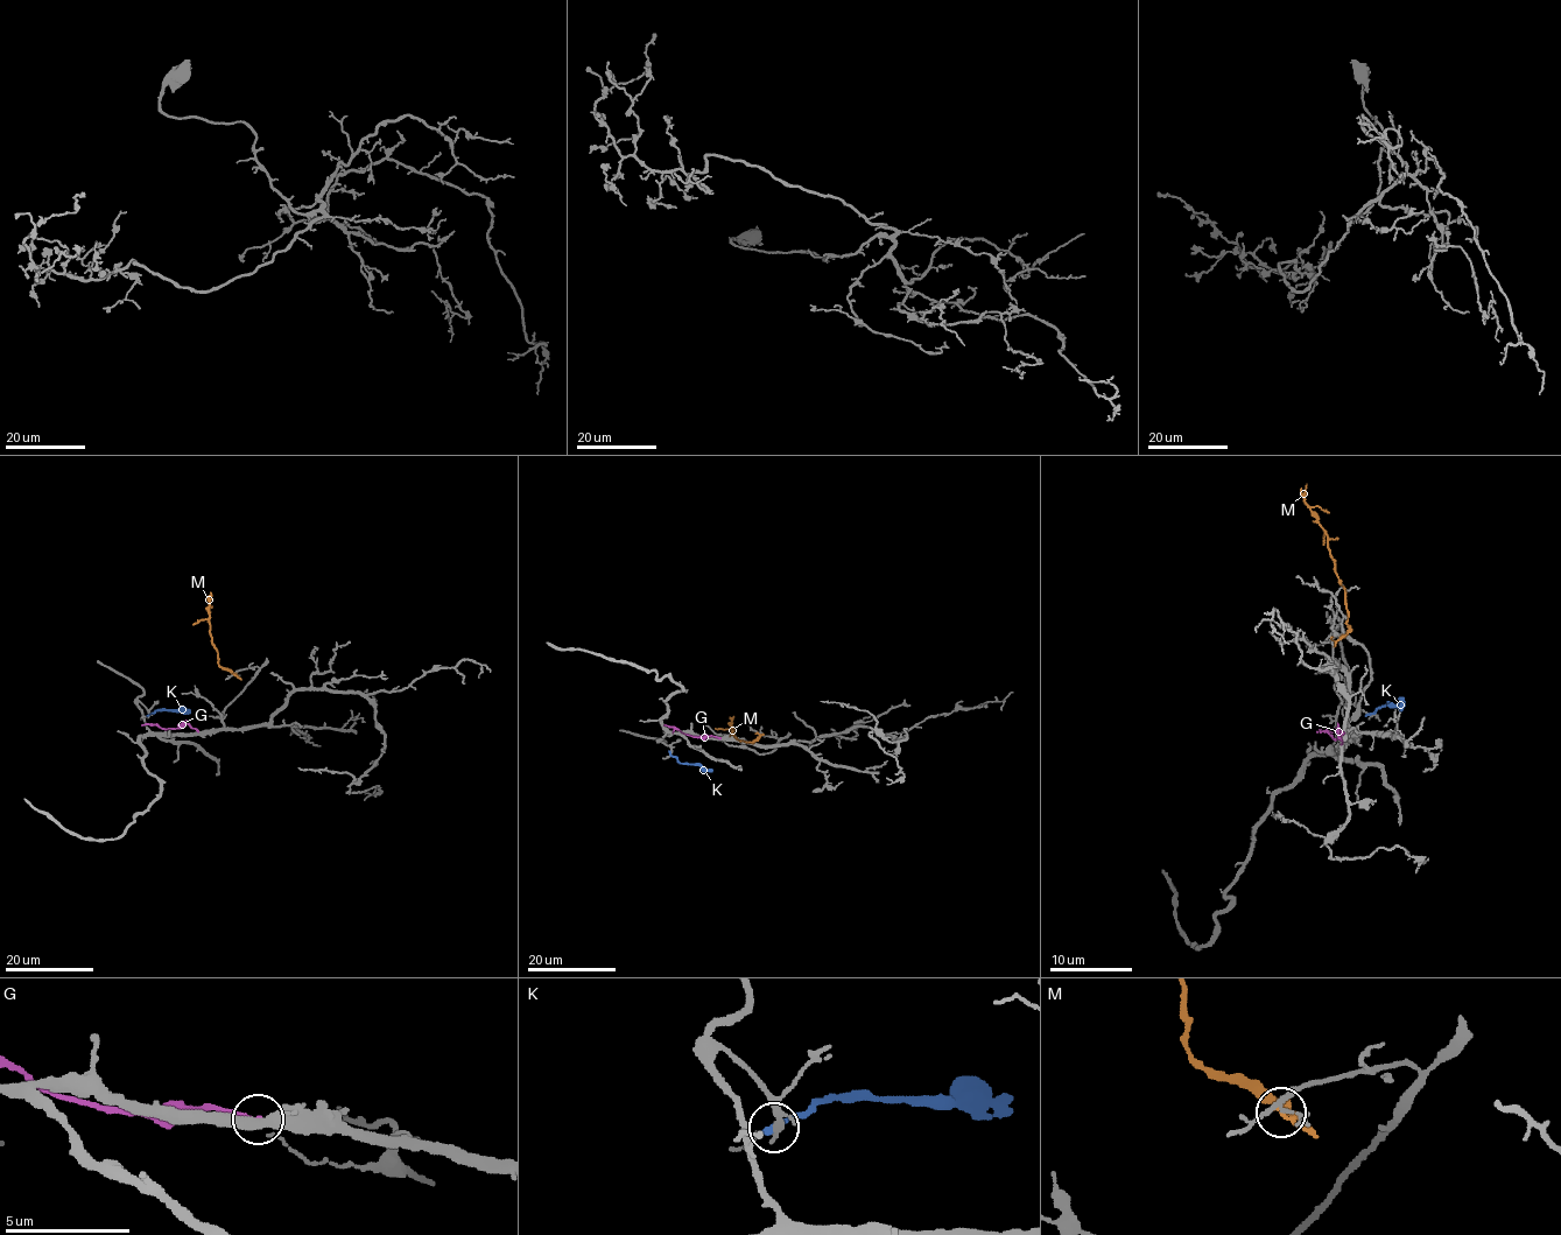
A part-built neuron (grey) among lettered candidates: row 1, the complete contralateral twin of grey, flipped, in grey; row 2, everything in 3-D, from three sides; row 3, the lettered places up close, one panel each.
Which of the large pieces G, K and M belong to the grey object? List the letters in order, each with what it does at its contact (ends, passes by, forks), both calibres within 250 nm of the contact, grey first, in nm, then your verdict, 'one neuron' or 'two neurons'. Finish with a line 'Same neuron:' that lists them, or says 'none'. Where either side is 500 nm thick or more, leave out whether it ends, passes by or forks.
G: it ends there; 480 nm thick on the grey side, 240 nm on the other; two neurons
K: it ends there; 200 nm thick on the grey side, 280 nm on the other; two neurons
M: it ends there; 150 nm thick on the grey side, 130 nm on the other; two neurons
Same neuron: none

